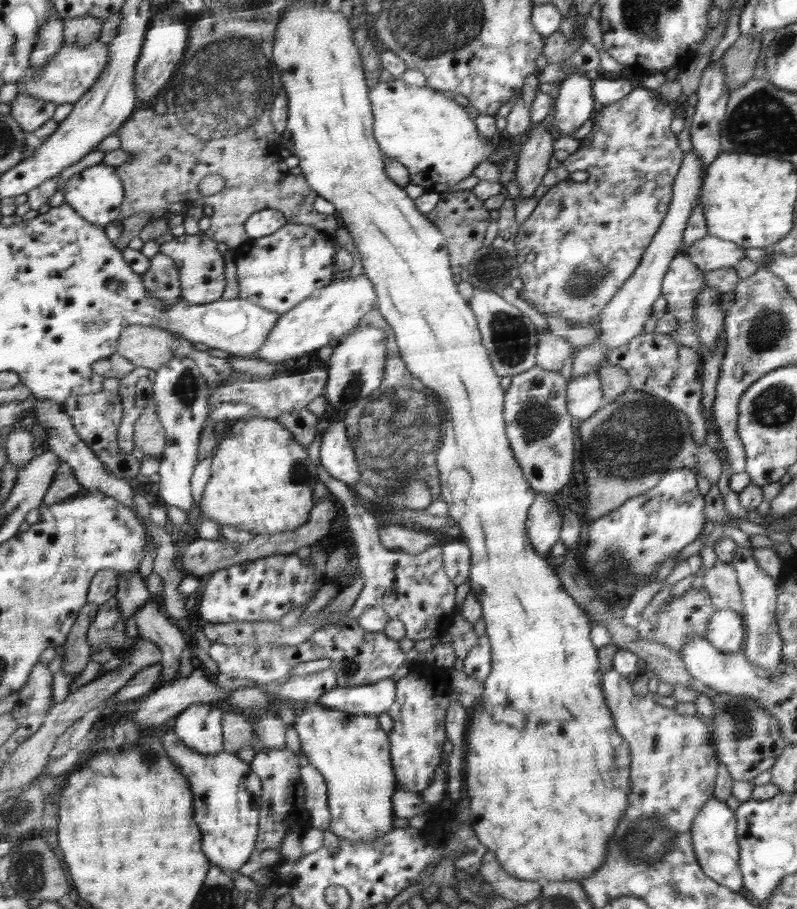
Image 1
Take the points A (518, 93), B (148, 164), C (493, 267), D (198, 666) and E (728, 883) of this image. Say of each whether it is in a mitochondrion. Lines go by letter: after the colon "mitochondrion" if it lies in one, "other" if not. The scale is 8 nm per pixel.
A: other
B: other
C: mitochondrion
D: other
E: other

